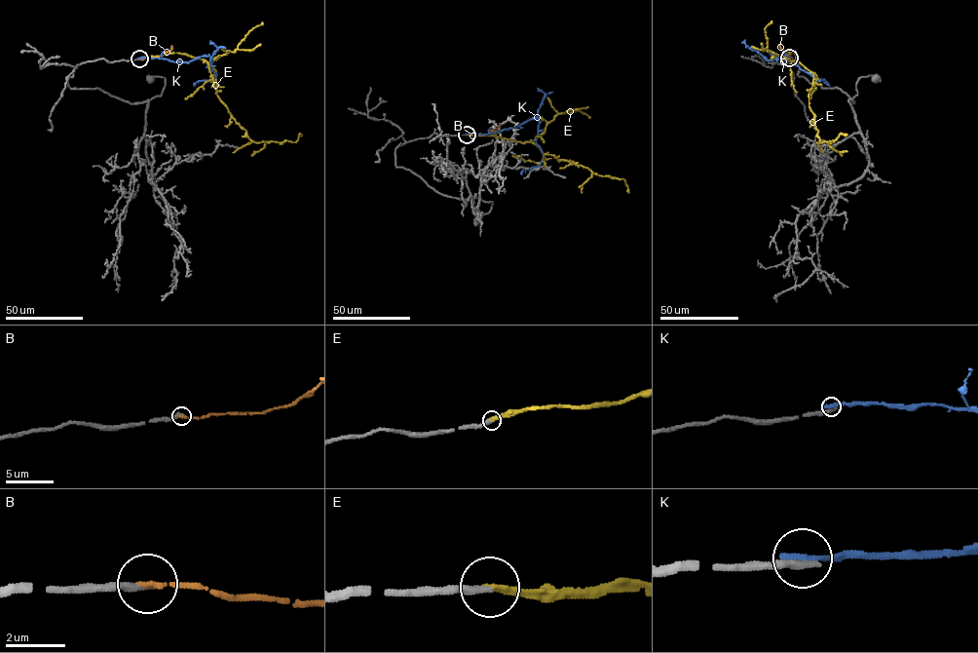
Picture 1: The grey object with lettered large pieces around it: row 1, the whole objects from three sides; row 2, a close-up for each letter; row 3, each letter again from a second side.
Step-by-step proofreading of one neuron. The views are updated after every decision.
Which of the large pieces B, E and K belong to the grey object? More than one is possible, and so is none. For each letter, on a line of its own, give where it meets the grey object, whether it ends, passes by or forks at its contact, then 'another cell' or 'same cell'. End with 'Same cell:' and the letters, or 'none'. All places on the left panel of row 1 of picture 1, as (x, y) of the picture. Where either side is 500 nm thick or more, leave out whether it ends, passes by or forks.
B: meets grey at (140, 58); it ends there; another cell
E: meets grey at (140, 58); it ends there; same cell
K: meets grey at (139, 58); it ends there; another cell
Same cell: E

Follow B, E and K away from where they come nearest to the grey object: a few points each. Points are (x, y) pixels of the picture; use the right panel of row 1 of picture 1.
B: (789, 57), (778, 45)
E: (789, 57), (793, 52), (813, 76), (808, 106), (820, 141), (833, 141), (840, 134), (847, 134)
K: (789, 57), (782, 61), (771, 55), (787, 64), (797, 65), (817, 81), (824, 80), (829, 86)

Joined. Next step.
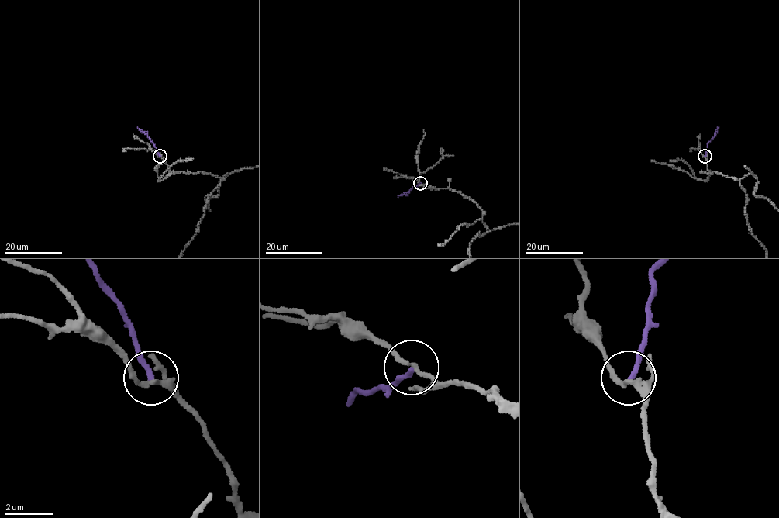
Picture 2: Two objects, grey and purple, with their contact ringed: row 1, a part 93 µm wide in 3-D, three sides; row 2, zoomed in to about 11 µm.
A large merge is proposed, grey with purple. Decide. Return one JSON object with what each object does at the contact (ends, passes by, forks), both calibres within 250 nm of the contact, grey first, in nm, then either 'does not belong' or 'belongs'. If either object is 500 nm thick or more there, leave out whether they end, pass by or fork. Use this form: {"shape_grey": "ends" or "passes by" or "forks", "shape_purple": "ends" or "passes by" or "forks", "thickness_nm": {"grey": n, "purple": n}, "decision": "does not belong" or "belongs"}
{"shape_grey": "passes by", "shape_purple": "ends", "thickness_nm": {"grey": 190, "purple": 200}, "decision": "does not belong"}

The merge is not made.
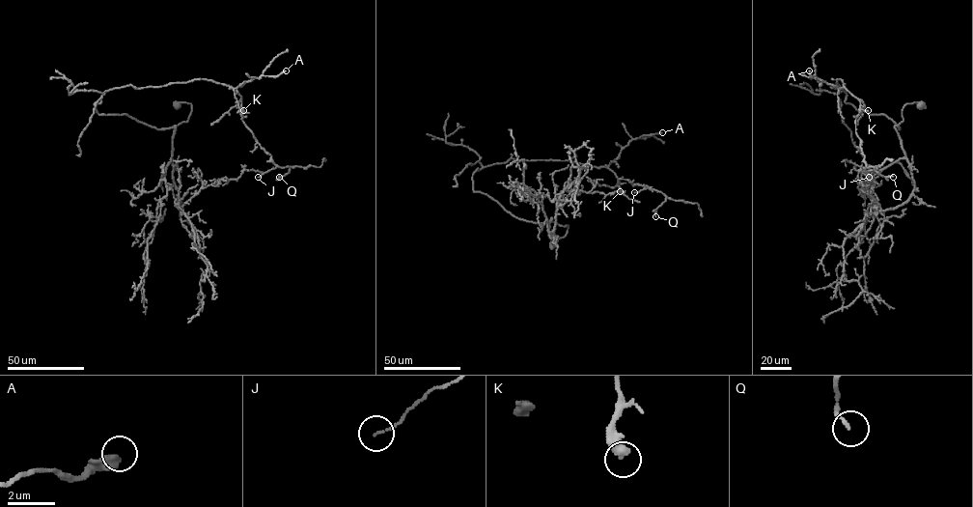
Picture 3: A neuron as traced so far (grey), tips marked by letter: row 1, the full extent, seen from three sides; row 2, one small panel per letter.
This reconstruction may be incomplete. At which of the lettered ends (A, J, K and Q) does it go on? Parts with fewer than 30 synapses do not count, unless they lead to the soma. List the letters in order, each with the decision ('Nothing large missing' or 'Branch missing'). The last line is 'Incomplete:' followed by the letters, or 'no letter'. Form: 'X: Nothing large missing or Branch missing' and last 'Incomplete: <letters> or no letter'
A: Nothing large missing
J: Nothing large missing
K: Nothing large missing
Q: Nothing large missing
Incomplete: no letter

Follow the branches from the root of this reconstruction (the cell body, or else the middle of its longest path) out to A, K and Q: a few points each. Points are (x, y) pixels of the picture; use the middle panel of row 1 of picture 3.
A: (554, 242), (568, 225), (513, 215), (473, 190), (473, 172), (511, 158), (607, 167), (633, 139), (662, 132)
K: (554, 242), (568, 225), (513, 215), (473, 190), (473, 172), (511, 158), (569, 160), (608, 168), (620, 191)
Q: (554, 242), (568, 225), (513, 215), (473, 190), (473, 172), (511, 158), (606, 167), (662, 192), (655, 216)

